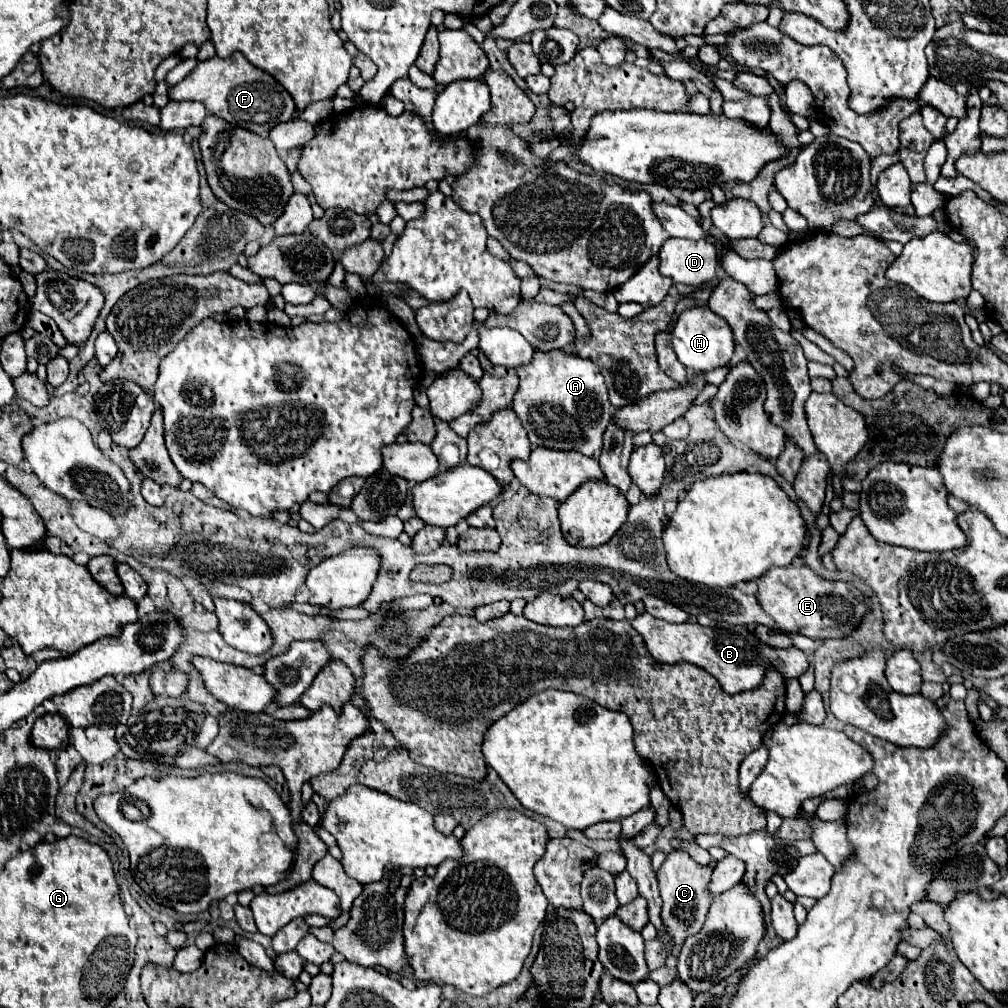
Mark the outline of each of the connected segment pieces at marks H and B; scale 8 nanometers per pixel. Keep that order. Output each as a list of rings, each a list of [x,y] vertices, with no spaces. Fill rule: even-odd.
[[[693,306],[689,310],[683,310],[671,330],[671,342],[679,362],[693,372],[709,372],[719,366],[727,366],[735,348],[729,324],[725,324],[721,316],[711,312],[709,306]]]
[[[647,612],[637,614],[633,620],[629,620],[629,624],[643,636],[649,654],[657,662],[663,662],[663,664],[693,662],[695,666],[701,666],[703,670],[713,674],[727,694],[739,694],[739,692],[757,688],[763,680],[765,668],[769,666],[777,668],[785,676],[785,680],[799,678],[809,666],[807,656],[799,648],[791,646],[787,650],[773,650],[763,642],[759,642],[745,626],[721,624],[717,628],[705,628],[693,622],[669,624],[665,620],[657,620],[649,616]]]

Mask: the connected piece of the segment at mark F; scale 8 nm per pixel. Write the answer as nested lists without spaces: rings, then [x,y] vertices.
[[[241,52],[225,60],[213,56],[205,62],[199,62],[189,76],[185,76],[179,84],[169,86],[169,100],[203,102],[207,114],[221,116],[231,124],[241,124],[241,128],[251,130],[255,134],[269,134],[275,124],[291,120],[295,112],[295,102],[287,94],[287,90],[277,84],[277,80],[267,72],[253,68]]]

